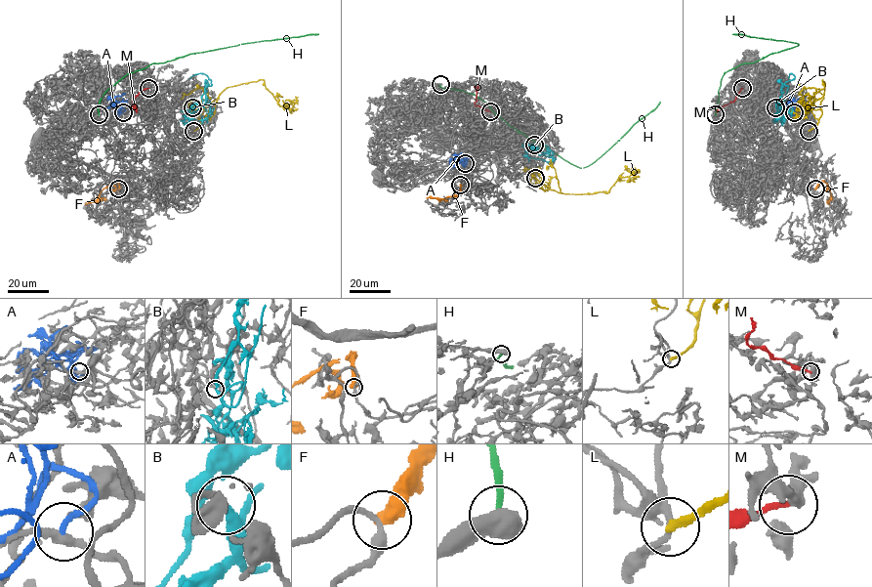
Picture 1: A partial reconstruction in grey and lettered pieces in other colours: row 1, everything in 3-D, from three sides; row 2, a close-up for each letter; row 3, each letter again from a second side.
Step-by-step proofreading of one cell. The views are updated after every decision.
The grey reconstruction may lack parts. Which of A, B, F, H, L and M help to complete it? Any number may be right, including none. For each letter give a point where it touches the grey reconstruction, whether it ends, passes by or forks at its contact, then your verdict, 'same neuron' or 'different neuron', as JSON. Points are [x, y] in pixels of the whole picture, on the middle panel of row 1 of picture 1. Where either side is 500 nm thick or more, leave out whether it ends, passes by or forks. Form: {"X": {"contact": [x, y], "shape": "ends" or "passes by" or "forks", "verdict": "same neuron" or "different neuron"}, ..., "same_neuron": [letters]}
{"A": {"contact": [465, 163], "shape": "ends", "verdict": "different neuron"}, "B": {"contact": [534, 145], "shape": "ends", "verdict": "same neuron"}, "F": {"contact": [460, 185], "verdict": "different neuron"}, "H": {"contact": [440, 84], "verdict": "different neuron"}, "L": {"contact": [535, 178], "shape": "ends", "verdict": "different neuron"}, "M": {"contact": [490, 111], "shape": "ends", "verdict": "different neuron"}, "same_neuron": ["B"]}

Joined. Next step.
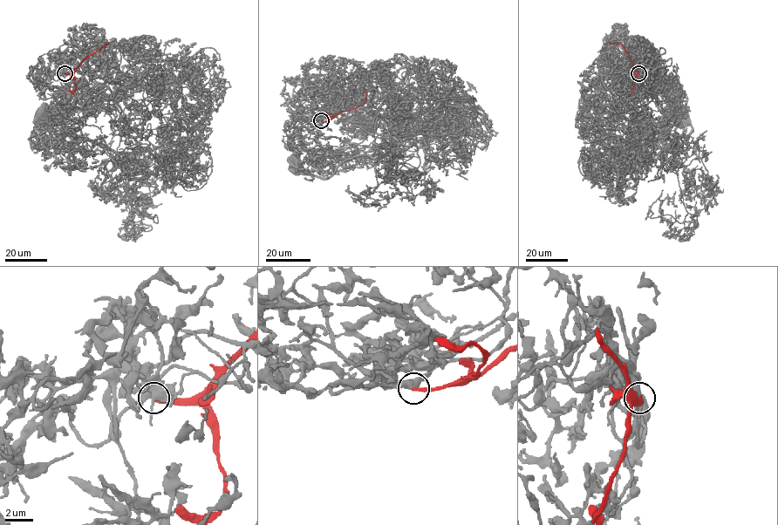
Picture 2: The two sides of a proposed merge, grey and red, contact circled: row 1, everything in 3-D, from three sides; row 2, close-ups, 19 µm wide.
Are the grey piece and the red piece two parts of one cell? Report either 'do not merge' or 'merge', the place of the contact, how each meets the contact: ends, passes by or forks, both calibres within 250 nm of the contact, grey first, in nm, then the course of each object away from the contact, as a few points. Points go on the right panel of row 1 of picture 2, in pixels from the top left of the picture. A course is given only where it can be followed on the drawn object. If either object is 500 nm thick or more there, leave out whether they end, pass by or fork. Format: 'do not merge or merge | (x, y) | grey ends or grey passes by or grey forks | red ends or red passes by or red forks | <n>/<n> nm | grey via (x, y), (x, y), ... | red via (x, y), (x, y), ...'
do not merge | (638, 73) | grey passes by | red ends | 480/280 nm | grey via (638, 73), (627, 64), (610, 84), (625, 98), (635, 132), (675, 153), (670, 146), (692, 131), (680, 114) | red via (638, 73), (623, 46), (610, 44)

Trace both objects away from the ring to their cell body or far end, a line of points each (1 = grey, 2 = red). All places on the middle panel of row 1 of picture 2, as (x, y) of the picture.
1: (321, 120), (363, 92), (358, 109), (385, 121), (399, 153), (389, 160), (346, 159), (327, 177), (296, 166)
2: (321, 120), (363, 105), (367, 98), (365, 90)

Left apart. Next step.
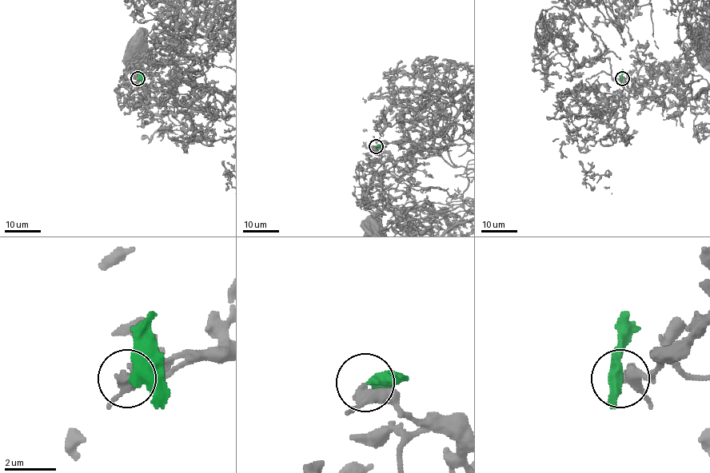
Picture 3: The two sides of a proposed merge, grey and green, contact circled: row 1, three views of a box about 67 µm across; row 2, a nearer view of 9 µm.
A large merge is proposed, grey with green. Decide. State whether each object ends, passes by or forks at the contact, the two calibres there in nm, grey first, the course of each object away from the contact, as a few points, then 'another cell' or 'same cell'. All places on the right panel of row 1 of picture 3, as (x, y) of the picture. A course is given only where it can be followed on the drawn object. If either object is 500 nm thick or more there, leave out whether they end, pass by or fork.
grey passes by; green ends there; 400 nm thick on the grey side, 440 nm on the other; green runs (622, 79), (623, 69); another cell

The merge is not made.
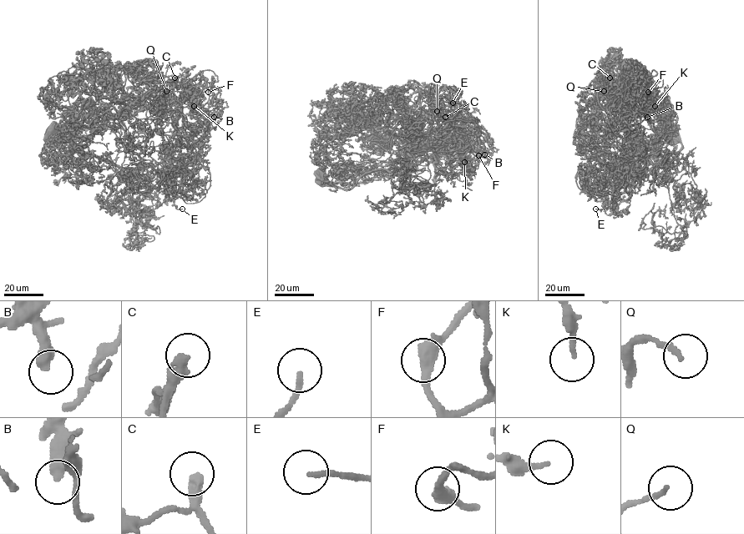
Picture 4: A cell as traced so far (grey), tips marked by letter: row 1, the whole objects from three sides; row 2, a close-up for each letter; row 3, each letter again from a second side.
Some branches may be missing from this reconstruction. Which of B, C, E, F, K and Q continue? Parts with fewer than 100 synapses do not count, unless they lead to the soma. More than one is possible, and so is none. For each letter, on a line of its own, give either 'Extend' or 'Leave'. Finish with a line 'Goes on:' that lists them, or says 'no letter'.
B: Leave
C: Extend
E: Extend
F: Leave
K: Leave
Q: Extend
Goes on: C, E, Q

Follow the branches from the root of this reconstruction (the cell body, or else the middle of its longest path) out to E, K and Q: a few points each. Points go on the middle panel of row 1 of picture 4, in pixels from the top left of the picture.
E: (322, 178), (351, 188), (372, 171), (407, 173), (412, 160), (402, 137), (427, 134), (452, 103)
K: (322, 178), (351, 188), (387, 168), (435, 185), (450, 172), (450, 129), (470, 147), (464, 162)
Q: (322, 178), (351, 188), (365, 173), (387, 168), (435, 185), (439, 174), (450, 173), (452, 152), (437, 111)

